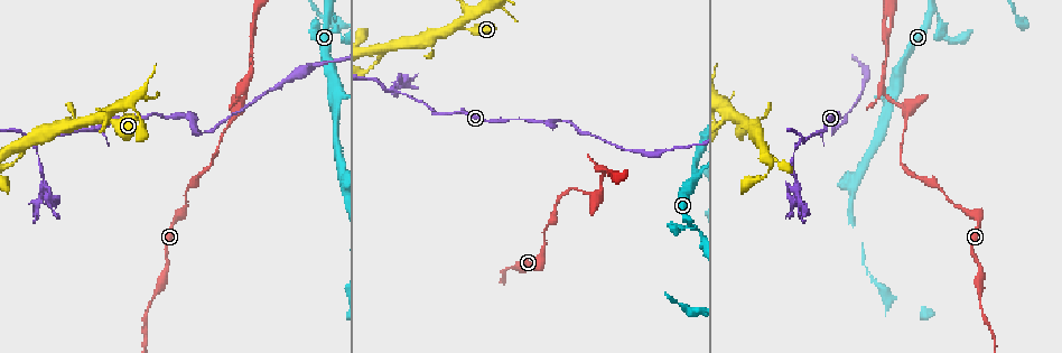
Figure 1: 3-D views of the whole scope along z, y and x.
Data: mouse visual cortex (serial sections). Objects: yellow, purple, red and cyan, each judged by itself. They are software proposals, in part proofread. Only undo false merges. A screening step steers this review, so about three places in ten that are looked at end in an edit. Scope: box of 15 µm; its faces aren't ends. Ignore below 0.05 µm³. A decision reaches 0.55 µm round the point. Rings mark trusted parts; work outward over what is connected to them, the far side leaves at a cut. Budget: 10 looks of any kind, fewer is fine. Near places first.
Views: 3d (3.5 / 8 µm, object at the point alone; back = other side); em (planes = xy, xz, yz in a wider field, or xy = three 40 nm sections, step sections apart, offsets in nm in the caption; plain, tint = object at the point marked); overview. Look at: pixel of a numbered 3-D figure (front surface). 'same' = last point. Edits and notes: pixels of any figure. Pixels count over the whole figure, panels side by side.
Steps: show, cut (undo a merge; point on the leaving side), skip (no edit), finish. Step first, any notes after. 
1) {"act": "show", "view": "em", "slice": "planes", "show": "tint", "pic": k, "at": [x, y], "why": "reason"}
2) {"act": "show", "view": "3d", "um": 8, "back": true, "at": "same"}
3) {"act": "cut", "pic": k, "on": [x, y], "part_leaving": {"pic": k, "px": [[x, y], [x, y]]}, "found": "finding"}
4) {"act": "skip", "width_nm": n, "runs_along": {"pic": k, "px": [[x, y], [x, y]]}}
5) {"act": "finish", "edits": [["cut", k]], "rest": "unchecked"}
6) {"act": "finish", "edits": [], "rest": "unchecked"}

{"act": "show", "view": "3d", "um": 3.5, "pic": 1, "at": [198, 134], "why": "abrupt turn"}

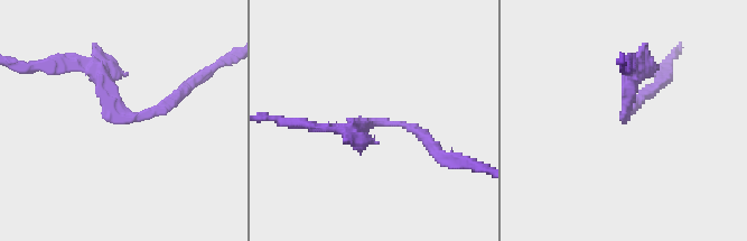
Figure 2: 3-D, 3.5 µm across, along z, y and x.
{"act": "show", "view": "em", "slice": "xy", "step": 5, "show": "tint", "pic": 2, "at": [366, 120], "arm_widths_nm": [150, 150]}

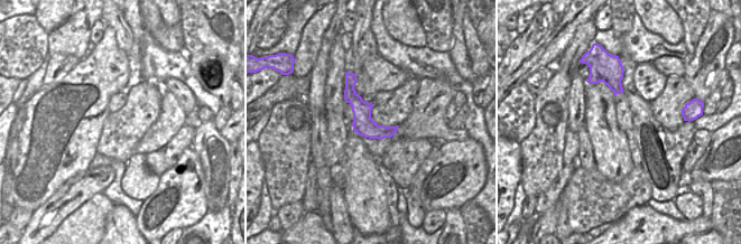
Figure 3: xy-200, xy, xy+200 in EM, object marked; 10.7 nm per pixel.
{"act": "skip", "runs_along": {"pic": 2, "px": [[319, 128], [399, 122], [430, 142]]}, "found": "continuous, no second cell"}

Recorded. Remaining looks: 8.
{"act": "show", "view": "3d", "um": 3.5, "pic": 1, "at": [392, 91], "why": "arms part here"}

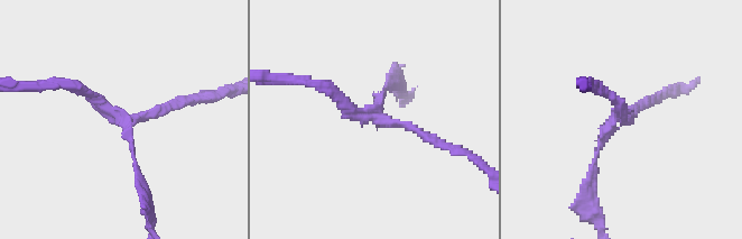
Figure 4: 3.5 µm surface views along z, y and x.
{"act": "show", "view": "em", "slice": "planes", "show": "tint", "pic": 4, "at": [127, 116], "arms": 3, "arm_widths_nm": [100, 150, 150]}

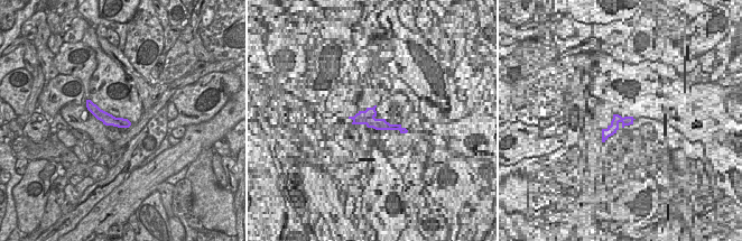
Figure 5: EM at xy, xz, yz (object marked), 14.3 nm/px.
{"act": "cut", "pic": 4, "on": [388, 86], "part_leaving": {"pic": 4, "px": [[377, 109], [390, 80], [401, 89]]}, "found": "a second cell is stuck on"}

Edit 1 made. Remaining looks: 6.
{"act": "show", "view": "overview", "why": "redraw"}

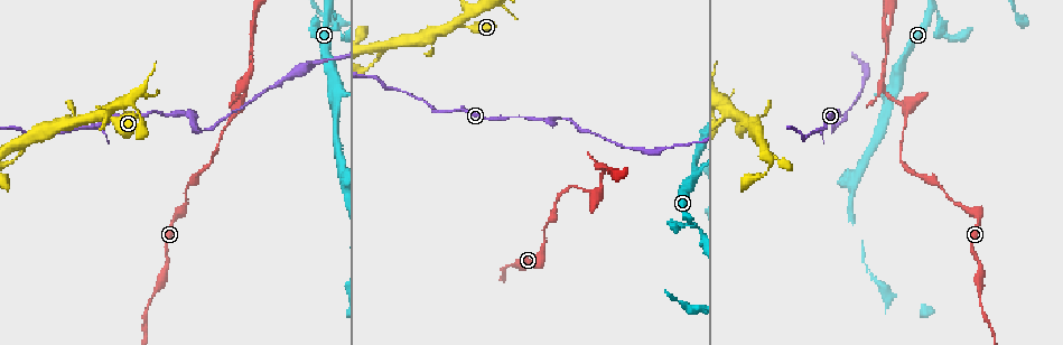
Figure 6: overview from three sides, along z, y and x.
{"act": "show", "view": "3d", "um": 3.5, "pic": 6, "at": [978, 215]}

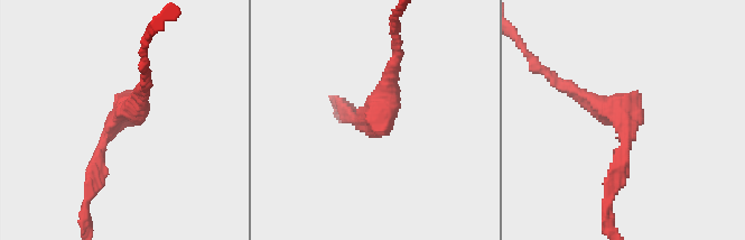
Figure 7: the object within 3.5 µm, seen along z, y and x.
{"act": "show", "view": "em", "slice": "xy", "step": 1, "show": "tint", "pic": 7, "at": [125, 112], "arm_widths_nm": [200, 200], "why": "shape alone is not enough"}

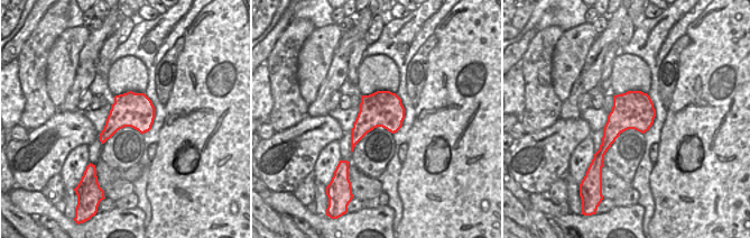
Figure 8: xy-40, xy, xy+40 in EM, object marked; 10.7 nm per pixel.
{"act": "skip", "runs_along": {"pic": 7, "px": [[94, 177], [104, 136], [139, 108], [142, 84]]}, "found": "continuous, no second cell"}

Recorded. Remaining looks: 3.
{"act": "show", "view": "3d", "um": 3.5, "pic": 6, "at": [244, 91]}

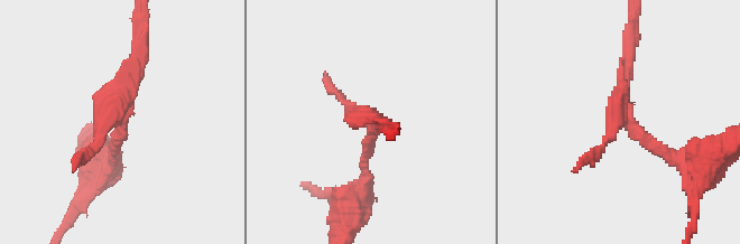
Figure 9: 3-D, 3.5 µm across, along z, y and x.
{"act": "cut", "pic": 9, "on": [341, 97], "part_leaving": {"pic": 9, "px": [[123, 111], [145, 29]]}, "found": "two cells meet here"}

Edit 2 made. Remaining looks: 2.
{"act": "finish", "edits": [["cut", 4], ["cut", 9]], "rest": "unchecked"}

